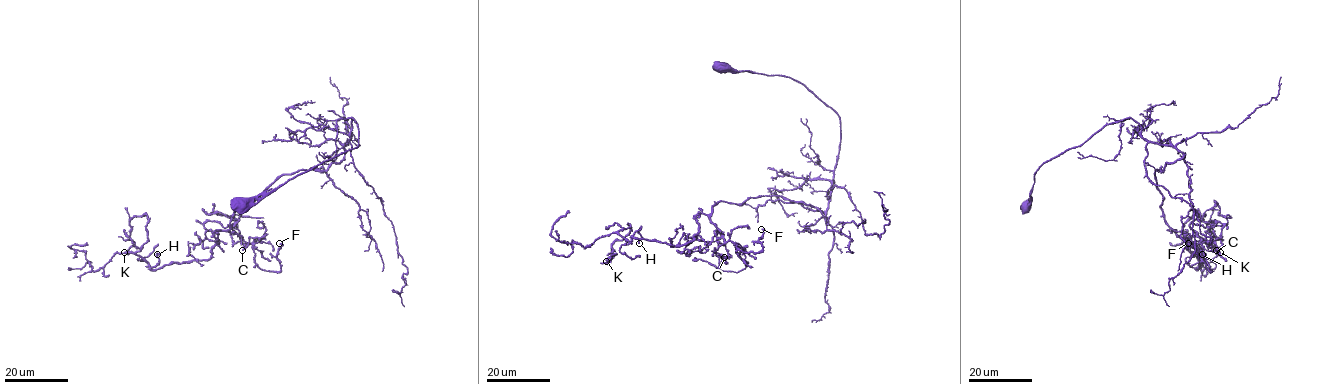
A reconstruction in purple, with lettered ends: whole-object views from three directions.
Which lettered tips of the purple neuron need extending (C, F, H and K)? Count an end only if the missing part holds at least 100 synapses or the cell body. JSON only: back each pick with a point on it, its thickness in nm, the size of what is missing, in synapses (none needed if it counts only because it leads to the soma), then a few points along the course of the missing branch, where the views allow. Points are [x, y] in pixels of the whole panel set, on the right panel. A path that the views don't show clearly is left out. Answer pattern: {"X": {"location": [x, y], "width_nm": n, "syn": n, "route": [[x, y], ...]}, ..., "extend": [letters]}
{"extend": []}

